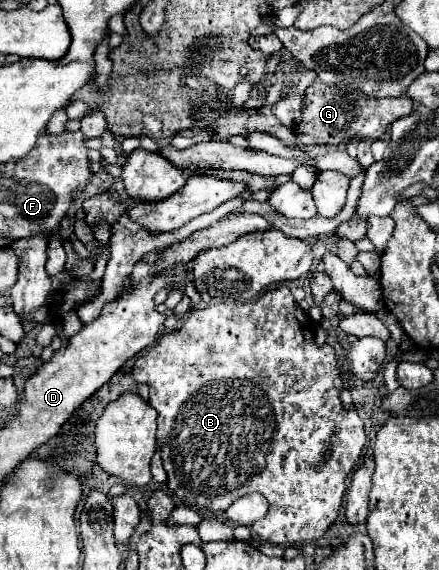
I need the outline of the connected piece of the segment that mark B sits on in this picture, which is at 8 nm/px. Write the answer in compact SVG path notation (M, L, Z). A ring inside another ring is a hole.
M277 286L267 290L261 298L247 304L211 304L201 310L189 312L183 326L173 332L165 332L157 338L155 346L145 350L133 366L133 380L149 386L149 404L157 410L157 446L163 454L163 466L167 472L167 486L173 496L177 496L183 504L203 510L227 510L229 504L233 504L237 498L247 496L249 492L261 492L269 500L269 512L265 518L257 520L251 528L257 534L257 538L267 540L271 544L279 546L301 546L307 540L321 538L327 528L337 520L343 492L347 488L347 476L353 470L361 448L365 444L365 428L363 420L355 412L355 408L345 410L339 392L343 390L343 382L339 376L335 352L331 346L315 344L315 328L317 324L309 318L307 312L301 310L291 296L291 290L287 286Z

